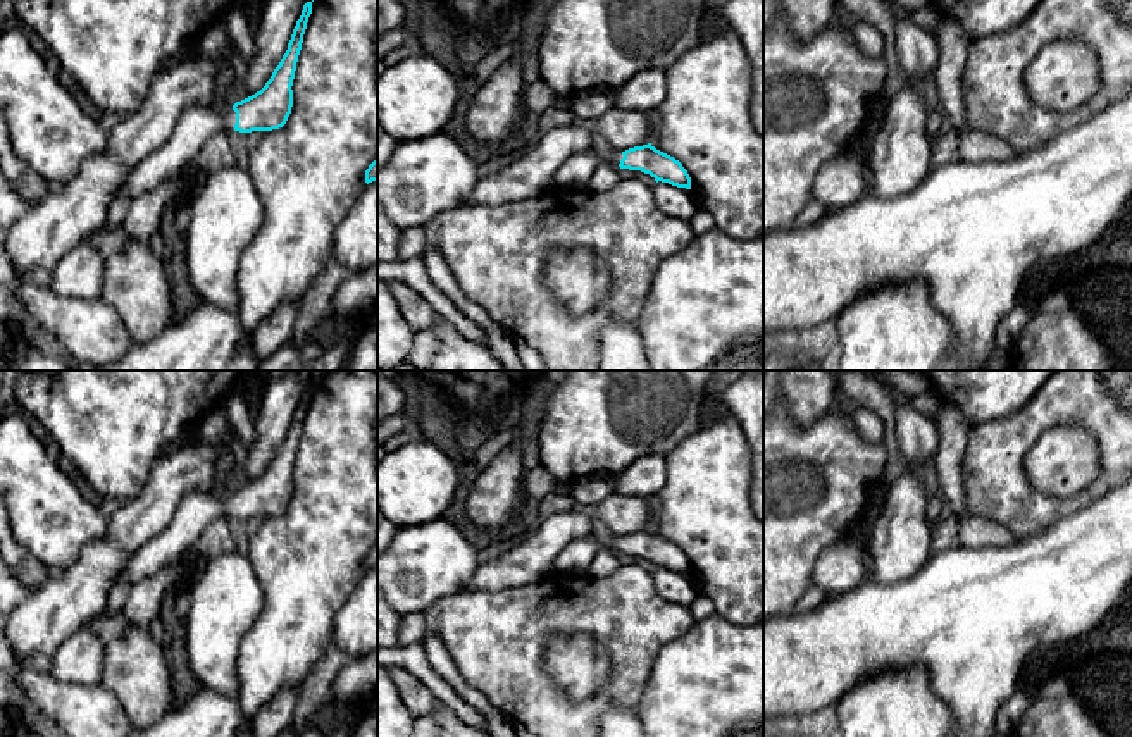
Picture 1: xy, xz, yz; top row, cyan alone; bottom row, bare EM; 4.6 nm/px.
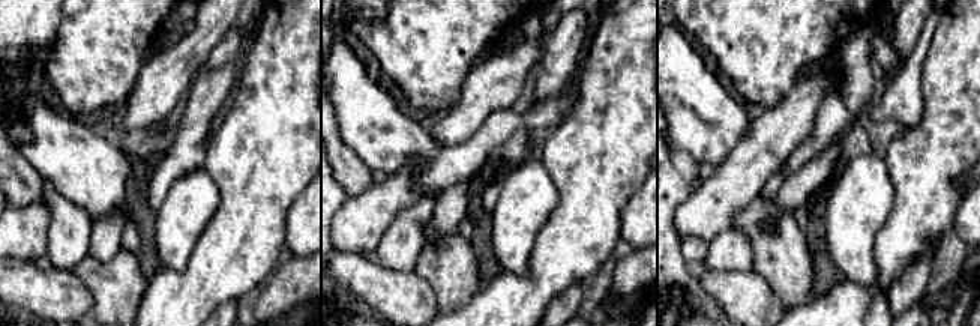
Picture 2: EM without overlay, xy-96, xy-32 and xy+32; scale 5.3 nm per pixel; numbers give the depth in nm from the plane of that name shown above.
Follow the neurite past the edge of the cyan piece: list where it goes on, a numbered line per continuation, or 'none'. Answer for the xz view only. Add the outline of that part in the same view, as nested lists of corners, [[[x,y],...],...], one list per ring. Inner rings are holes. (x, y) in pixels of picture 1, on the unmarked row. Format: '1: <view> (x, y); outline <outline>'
1: xz (574, 560); outline [[[603,530],[589,537],[577,537],[557,556],[553,575],[584,575],[600,549],[612,548],[619,551],[622,544],[622,537],[605,534]]]

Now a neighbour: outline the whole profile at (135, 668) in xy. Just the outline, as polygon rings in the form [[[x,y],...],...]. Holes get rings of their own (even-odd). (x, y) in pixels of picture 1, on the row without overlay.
[[[122,610],[90,618],[103,644],[102,685],[121,703],[133,730],[160,722],[172,709],[172,684],[164,646],[148,629],[128,625]]]

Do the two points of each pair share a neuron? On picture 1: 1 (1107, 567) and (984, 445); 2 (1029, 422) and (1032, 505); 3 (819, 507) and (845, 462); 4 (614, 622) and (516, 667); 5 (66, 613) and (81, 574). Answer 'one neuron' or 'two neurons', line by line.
1: two neurons
2: one neuron
3: one neuron
4: one neuron
5: one neuron

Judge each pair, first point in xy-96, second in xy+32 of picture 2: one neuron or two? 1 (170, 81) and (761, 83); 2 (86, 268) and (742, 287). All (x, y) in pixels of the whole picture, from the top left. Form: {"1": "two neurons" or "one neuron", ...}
{"1": "two neurons", "2": "two neurons"}

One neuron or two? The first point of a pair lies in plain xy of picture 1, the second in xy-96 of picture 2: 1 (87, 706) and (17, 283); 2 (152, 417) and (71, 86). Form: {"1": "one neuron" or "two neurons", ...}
{"1": "one neuron", "2": "one neuron"}

